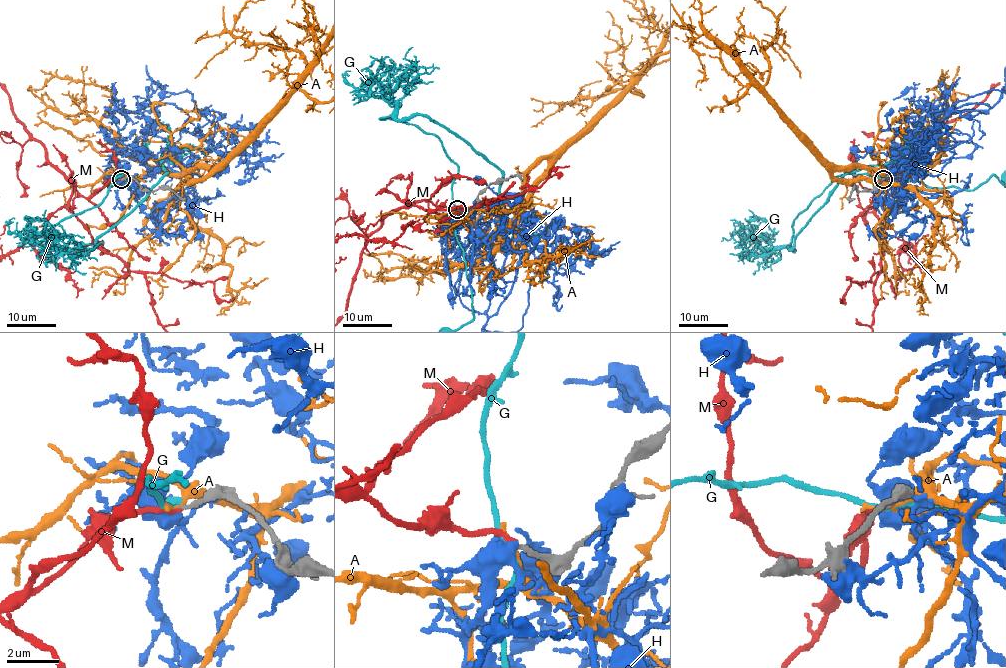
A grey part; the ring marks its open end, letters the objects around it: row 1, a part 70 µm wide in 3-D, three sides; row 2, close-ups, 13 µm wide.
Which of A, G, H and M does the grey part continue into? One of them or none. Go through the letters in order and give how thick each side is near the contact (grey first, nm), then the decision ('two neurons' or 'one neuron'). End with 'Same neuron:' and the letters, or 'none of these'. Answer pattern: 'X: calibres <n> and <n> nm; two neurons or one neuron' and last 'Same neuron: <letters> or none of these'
A: calibres 170 and 140 nm; two neurons
G: calibres 160 and 190 nm; two neurons
H: calibres 160 and 480 nm; two neurons
M: calibres 160 and 170 nm; one neuron
Same neuron: M

